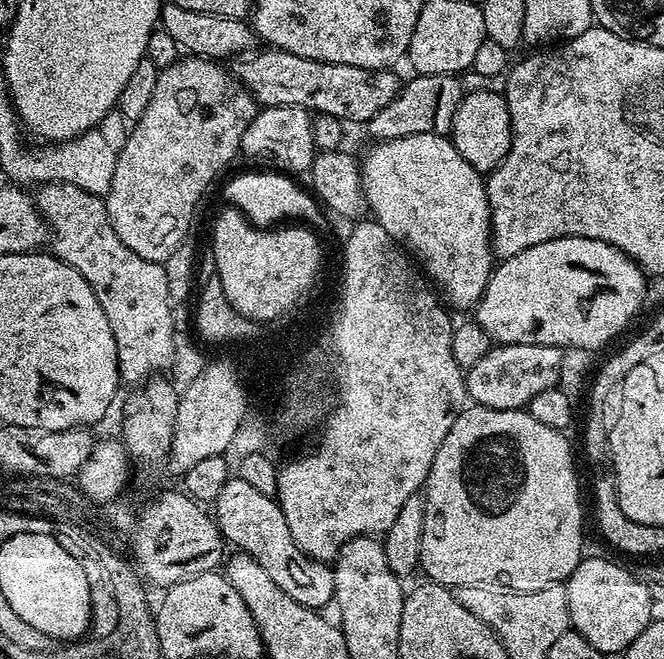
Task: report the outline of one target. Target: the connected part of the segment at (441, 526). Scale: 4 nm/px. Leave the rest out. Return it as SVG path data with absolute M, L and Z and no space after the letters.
M481 404L465 407L458 414L454 426L442 438L438 454L430 466L430 474L422 489L424 498L424 529L422 530L422 550L420 551L420 568L427 579L434 584L443 584L453 590L467 584L486 584L497 588L506 588L510 592L533 592L542 590L551 584L567 581L572 571L580 565L584 552L584 508L580 505L580 484L576 481L576 464L572 461L572 448L568 445L569 437L554 430L542 422L530 418L526 410L511 408L498 410Z

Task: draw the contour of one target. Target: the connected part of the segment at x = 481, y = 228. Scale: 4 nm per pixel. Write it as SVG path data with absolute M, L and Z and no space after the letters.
M431 132L430 134L414 134L410 138L394 138L393 140L381 140L373 143L373 148L365 154L364 160L359 161L360 166L360 185L364 191L364 202L367 211L379 223L386 234L390 234L392 240L401 244L413 256L413 259L419 264L427 279L431 282L437 297L441 303L449 309L468 310L473 309L480 300L481 294L485 292L486 282L492 273L494 267L494 253L492 250L492 219L490 218L490 206L488 205L488 195L484 189L486 183L485 177L478 170L474 170L474 166L470 166L470 162L466 162L466 158L462 158L462 154L458 154L458 150L452 144L451 139L447 135Z

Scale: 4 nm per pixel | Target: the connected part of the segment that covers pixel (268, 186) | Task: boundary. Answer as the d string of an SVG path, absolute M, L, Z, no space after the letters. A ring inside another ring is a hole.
M251 170L238 174L230 179L224 188L224 194L237 211L256 227L273 227L278 223L287 221L286 218L300 218L311 229L321 230L328 218L323 205L305 188L300 188L293 177L274 170ZM305 220L305 221L304 221Z

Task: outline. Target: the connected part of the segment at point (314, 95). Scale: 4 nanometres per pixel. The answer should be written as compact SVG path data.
M271 46L263 50L265 52L256 50L237 59L237 64L231 65L230 71L256 100L257 105L266 108L298 106L308 109L309 113L330 114L345 122L367 122L374 118L374 114L378 114L378 110L394 102L402 87L402 80L395 76L395 71L387 68L314 62L310 58L298 58L298 54L281 52Z

